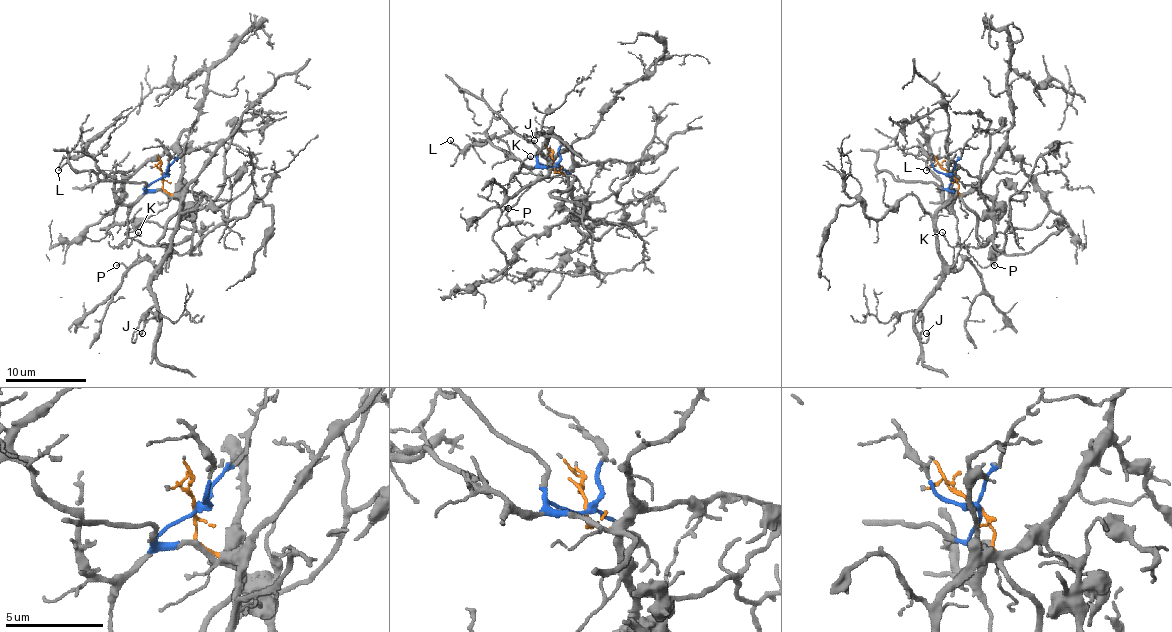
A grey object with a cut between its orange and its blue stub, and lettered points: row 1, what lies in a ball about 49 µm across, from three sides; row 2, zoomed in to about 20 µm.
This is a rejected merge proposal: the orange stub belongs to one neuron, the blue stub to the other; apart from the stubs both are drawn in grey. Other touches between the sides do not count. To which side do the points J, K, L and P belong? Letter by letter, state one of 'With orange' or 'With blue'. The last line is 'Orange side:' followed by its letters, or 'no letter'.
J: With orange
K: With blue
L: With blue
P: With orange
Orange side: J, P

